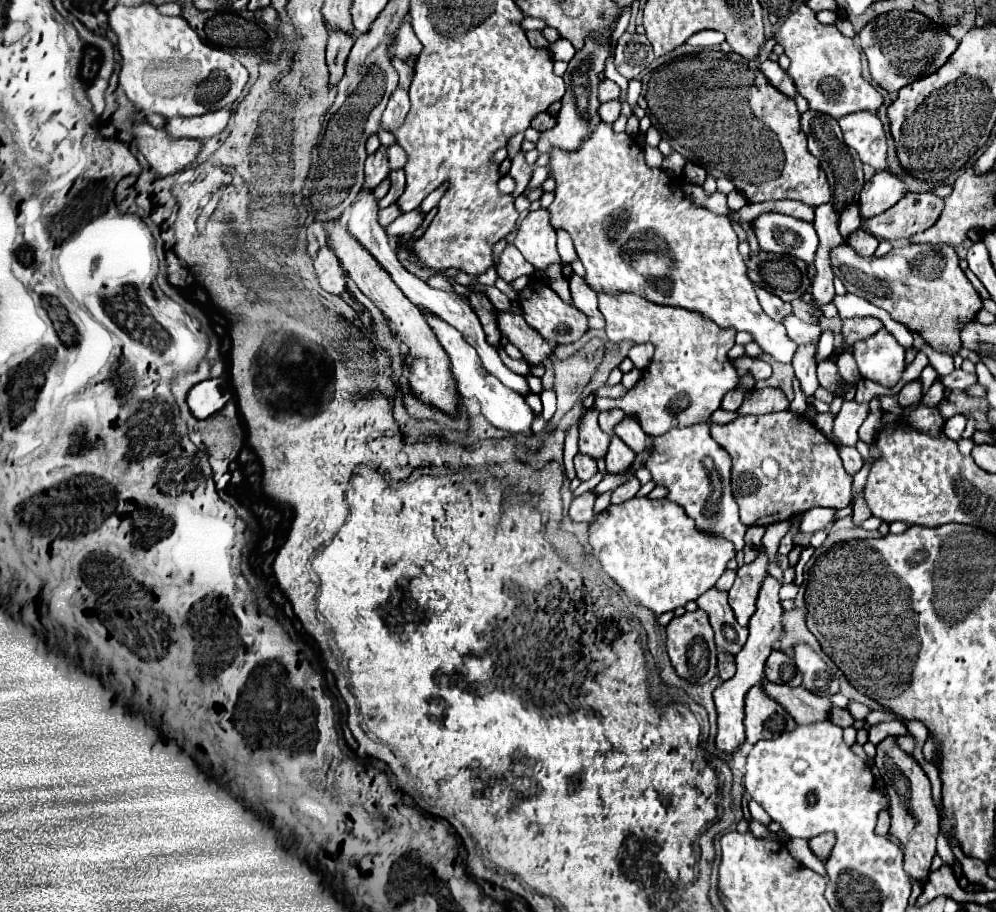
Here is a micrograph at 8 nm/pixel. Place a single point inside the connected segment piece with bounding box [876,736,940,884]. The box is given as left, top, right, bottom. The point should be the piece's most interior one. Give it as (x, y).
(915, 819)

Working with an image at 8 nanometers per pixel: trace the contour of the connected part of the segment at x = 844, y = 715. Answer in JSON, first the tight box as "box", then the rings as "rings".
{"box":[829,706,854,728],"rings":[[[832,706],[829,712],[829,720],[832,724],[840,726],[840,728],[846,728],[846,726],[852,726],[854,724],[854,718],[844,710],[844,708],[839,708]]]}

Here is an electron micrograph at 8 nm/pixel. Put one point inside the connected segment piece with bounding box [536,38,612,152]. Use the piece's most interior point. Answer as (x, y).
(578, 116)

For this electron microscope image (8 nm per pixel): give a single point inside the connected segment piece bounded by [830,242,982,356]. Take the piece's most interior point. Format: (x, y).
(922, 286)

